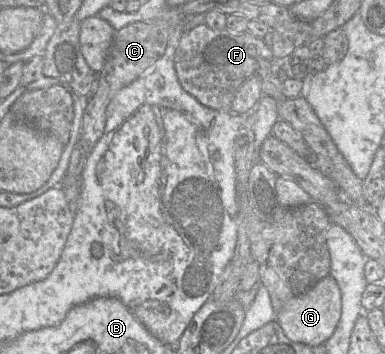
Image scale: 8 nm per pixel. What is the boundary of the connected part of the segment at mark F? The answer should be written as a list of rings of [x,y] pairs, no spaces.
[[[205,23],[181,36],[174,54],[177,77],[183,89],[202,105],[222,112],[232,112],[232,102],[239,87],[255,75],[259,59],[273,60],[271,48],[250,32],[231,33],[212,30]]]

